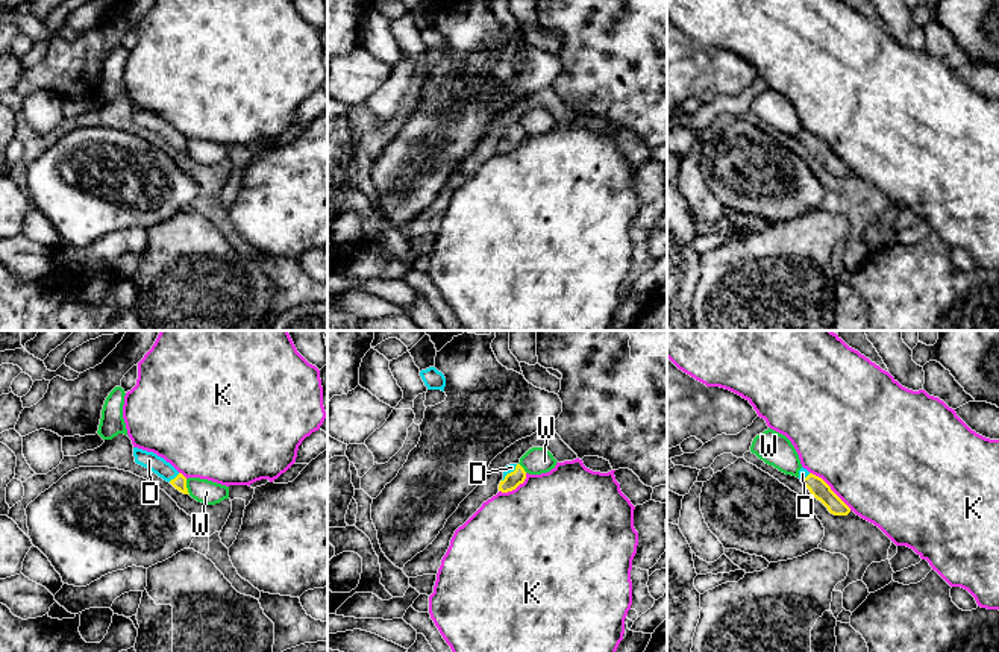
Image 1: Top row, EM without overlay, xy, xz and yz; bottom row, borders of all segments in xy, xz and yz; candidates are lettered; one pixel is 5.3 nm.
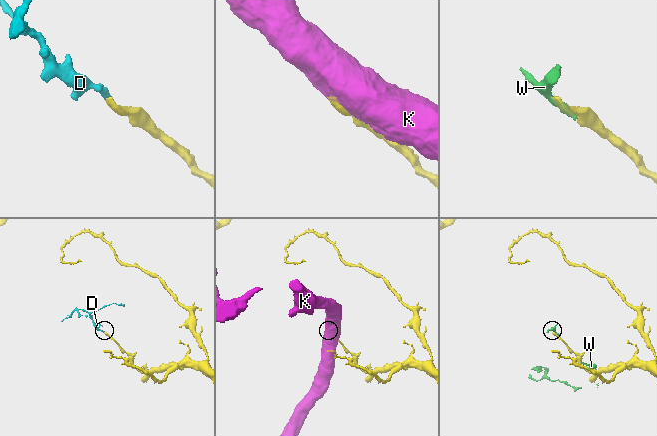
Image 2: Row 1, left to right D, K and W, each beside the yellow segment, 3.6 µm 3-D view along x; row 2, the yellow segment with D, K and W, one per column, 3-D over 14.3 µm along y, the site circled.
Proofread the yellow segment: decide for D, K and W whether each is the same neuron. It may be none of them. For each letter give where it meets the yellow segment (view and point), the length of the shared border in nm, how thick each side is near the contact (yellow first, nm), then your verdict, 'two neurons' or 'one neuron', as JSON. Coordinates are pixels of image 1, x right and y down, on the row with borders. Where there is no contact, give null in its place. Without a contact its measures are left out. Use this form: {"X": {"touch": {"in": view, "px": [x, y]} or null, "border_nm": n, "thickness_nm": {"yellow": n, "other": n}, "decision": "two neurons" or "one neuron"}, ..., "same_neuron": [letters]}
{"D": {"touch": {"in": "xy", "px": [175, 478]}, "border_nm": 80, "thickness_nm": {"yellow": 80, "other": 90}, "decision": "one neuron"}, "K": {"touch": {"in": "yz", "px": [829, 488]}, "border_nm": 300, "thickness_nm": {"yellow": 100, "other": 480}, "decision": "two neurons"}, "W": {"touch": {"in": "xy", "px": [185, 487]}, "border_nm": 80, "thickness_nm": {"yellow": 80, "other": 130}, "decision": "two neurons"}, "same_neuron": ["D"]}

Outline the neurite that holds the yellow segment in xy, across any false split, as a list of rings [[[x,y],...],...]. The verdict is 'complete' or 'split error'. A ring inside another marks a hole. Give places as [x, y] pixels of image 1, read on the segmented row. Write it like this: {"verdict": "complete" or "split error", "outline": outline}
{"verdict": "split error", "outline": [[[133,447],[135,462],[152,470],[164,481],[170,482],[176,490],[183,494],[189,494],[186,488],[186,478],[179,473],[170,462],[158,456],[153,452],[147,452],[138,447]]]}

